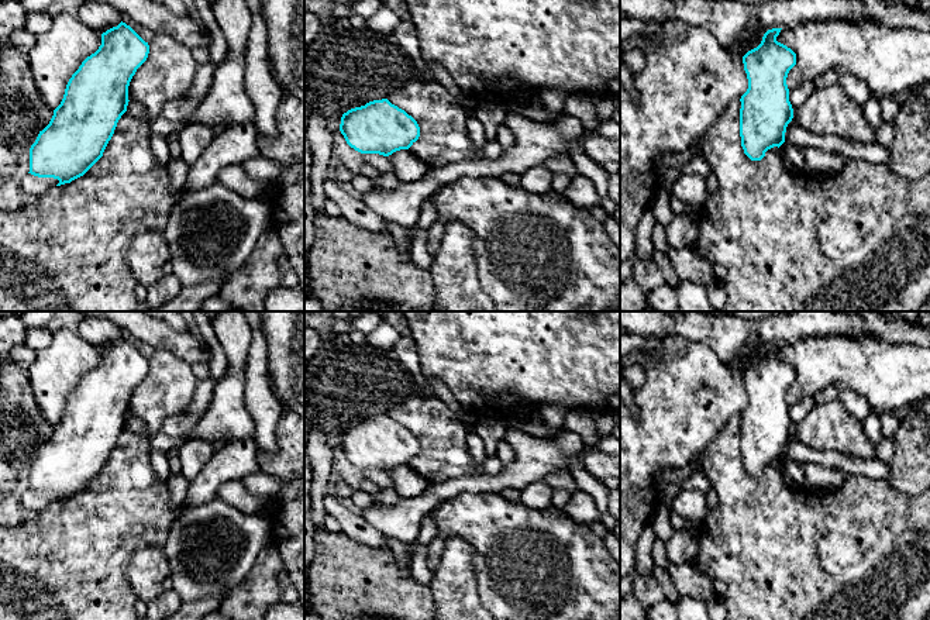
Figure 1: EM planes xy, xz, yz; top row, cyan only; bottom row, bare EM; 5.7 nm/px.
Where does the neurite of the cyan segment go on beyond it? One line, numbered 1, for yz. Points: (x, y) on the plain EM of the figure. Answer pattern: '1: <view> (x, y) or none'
1: none

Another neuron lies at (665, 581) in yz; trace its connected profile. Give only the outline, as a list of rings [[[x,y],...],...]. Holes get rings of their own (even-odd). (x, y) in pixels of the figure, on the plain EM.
[[[655,568],[654,576],[661,583],[665,592],[666,600],[675,604],[679,600],[679,593],[676,592],[671,576],[665,572],[664,568]]]

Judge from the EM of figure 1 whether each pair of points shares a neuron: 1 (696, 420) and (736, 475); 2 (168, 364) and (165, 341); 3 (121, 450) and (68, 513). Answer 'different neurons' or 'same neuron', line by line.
1: different neurons
2: different neurons
3: same neuron

